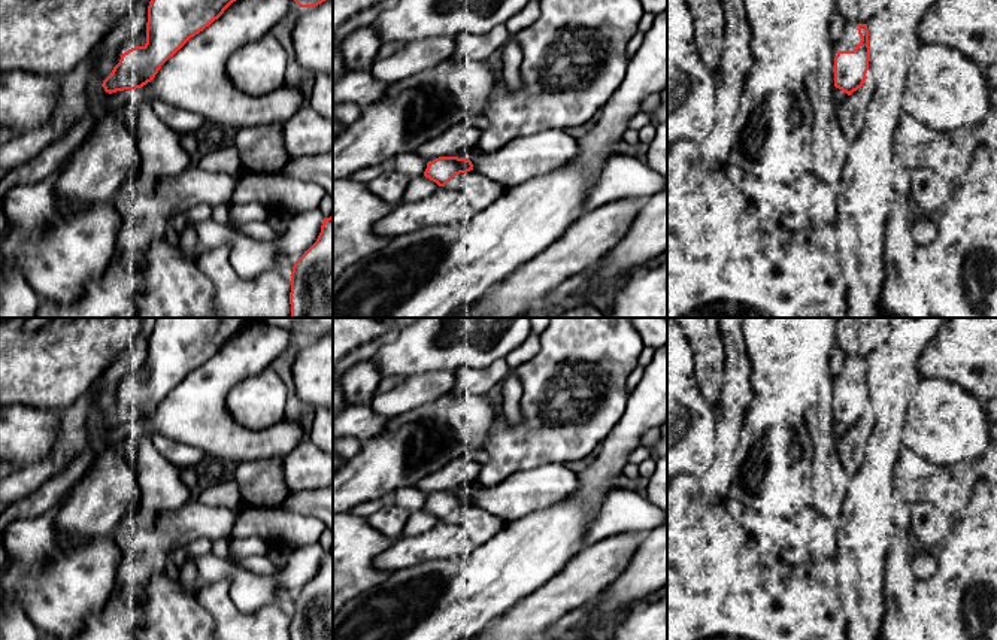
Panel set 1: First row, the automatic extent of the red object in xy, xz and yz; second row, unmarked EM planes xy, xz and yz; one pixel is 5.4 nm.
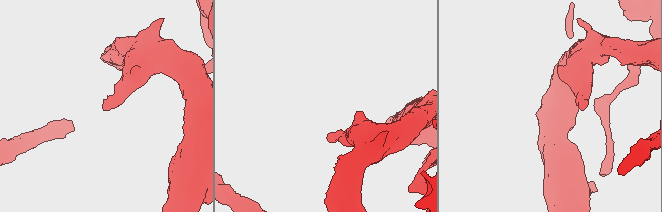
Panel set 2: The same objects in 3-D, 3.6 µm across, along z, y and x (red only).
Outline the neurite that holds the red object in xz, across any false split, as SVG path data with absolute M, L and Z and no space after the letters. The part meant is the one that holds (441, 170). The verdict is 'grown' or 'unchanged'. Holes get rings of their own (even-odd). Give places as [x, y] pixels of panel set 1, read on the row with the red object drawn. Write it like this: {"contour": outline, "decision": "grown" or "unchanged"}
{"contour": "M439 157L427 163L424 176L439 186L445 186L455 175L467 173L470 170L473 170L473 164L467 158Z", "decision": "unchanged"}

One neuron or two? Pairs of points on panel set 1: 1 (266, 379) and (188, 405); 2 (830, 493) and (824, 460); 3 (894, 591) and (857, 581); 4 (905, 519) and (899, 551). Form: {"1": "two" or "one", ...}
{"1": "two", "2": "one", "3": "two", "4": "one"}

